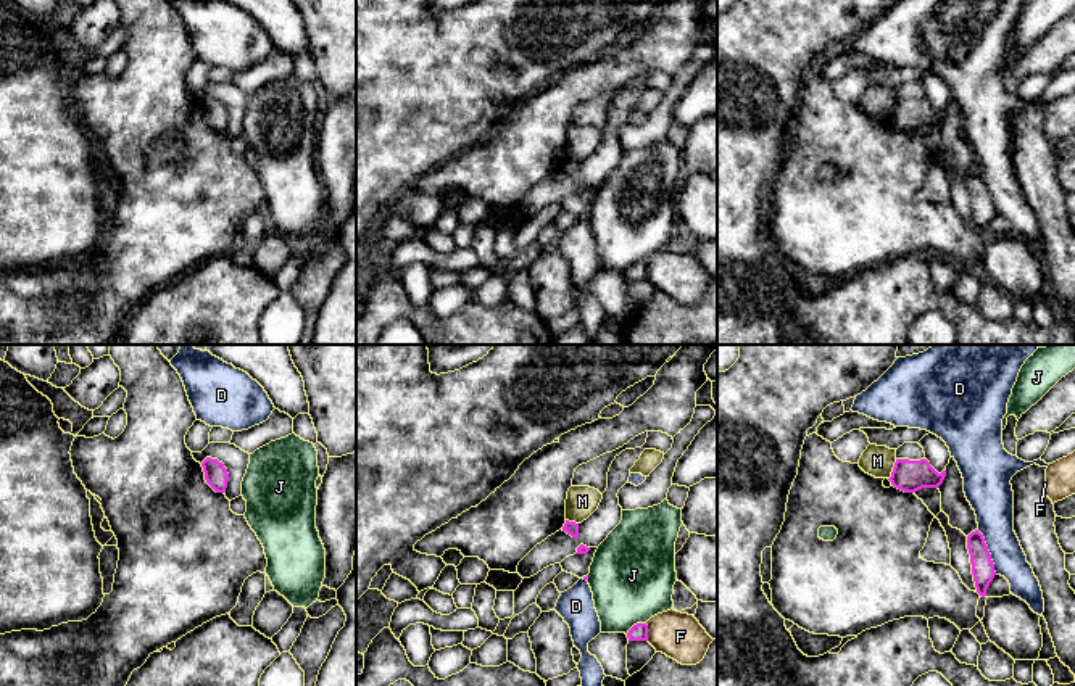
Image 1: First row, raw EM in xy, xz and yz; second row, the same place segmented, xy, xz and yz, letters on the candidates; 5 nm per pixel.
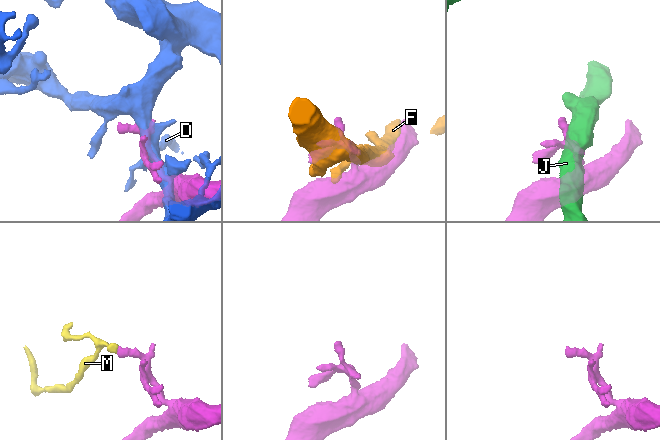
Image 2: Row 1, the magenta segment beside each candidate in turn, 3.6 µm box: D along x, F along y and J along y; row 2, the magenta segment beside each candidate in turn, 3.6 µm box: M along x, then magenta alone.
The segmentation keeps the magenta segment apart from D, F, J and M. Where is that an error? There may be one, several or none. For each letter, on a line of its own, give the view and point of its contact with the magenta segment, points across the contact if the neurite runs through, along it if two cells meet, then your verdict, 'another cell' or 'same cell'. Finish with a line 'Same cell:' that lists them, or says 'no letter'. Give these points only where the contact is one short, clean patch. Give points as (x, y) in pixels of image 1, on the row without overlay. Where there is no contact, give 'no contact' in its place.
D: contact yz (988, 192); another cell
F: contact xz (647, 271); another cell
J: contact xz (637, 263); another cell
M: contact yz (893, 108); border yz (896, 99), (888, 118); another cell
Same cell: no letter

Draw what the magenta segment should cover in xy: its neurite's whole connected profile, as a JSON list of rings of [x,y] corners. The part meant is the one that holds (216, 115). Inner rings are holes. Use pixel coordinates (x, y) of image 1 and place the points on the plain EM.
[[[206,97],[201,101],[205,119],[216,132],[226,132],[229,113],[222,101]]]

